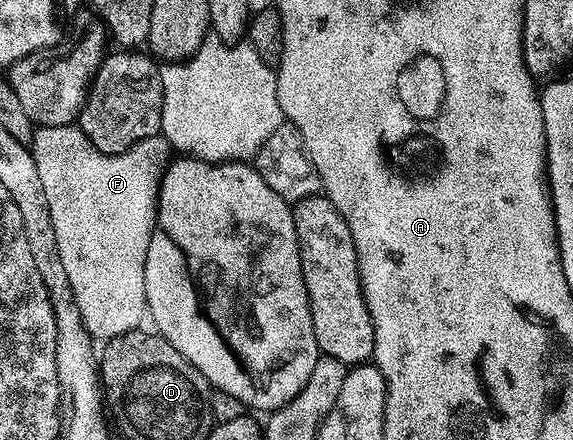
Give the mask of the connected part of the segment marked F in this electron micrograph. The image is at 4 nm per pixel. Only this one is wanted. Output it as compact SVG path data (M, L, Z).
M59 125L58 127L38 126L33 132L31 150L35 157L35 165L39 169L39 177L43 181L43 193L47 193L47 205L51 209L51 225L55 225L55 242L59 245L59 258L63 260L63 269L67 269L67 281L71 281L71 293L75 299L75 315L83 319L87 333L95 341L108 341L119 337L128 331L138 330L141 323L147 319L147 304L145 301L145 262L147 249L153 236L153 228L157 226L157 194L161 188L161 177L171 162L171 148L164 135L158 133L131 145L123 153L108 155L95 145L81 132L77 125Z

